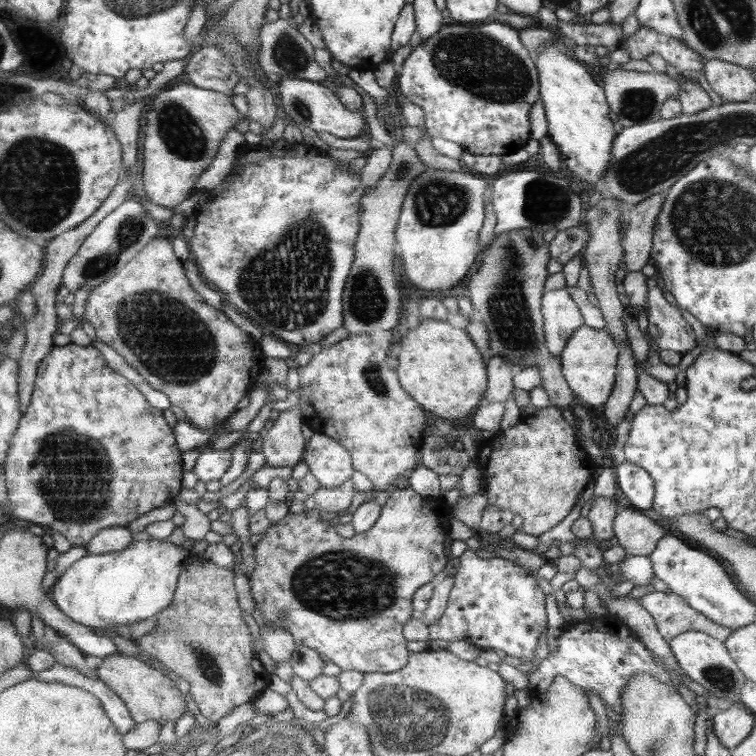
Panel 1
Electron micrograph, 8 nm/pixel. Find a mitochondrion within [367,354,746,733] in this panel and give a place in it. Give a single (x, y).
(722, 679)

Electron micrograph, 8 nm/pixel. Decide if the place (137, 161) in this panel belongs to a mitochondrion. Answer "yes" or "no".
no

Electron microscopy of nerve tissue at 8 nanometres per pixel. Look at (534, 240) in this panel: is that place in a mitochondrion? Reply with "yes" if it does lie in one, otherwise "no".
yes

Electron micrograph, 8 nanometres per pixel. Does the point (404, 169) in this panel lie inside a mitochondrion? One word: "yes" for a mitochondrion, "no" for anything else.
yes

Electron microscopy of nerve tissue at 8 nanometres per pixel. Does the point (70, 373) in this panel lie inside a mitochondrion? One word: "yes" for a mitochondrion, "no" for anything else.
no

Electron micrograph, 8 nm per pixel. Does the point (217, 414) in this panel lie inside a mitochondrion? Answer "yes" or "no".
no

